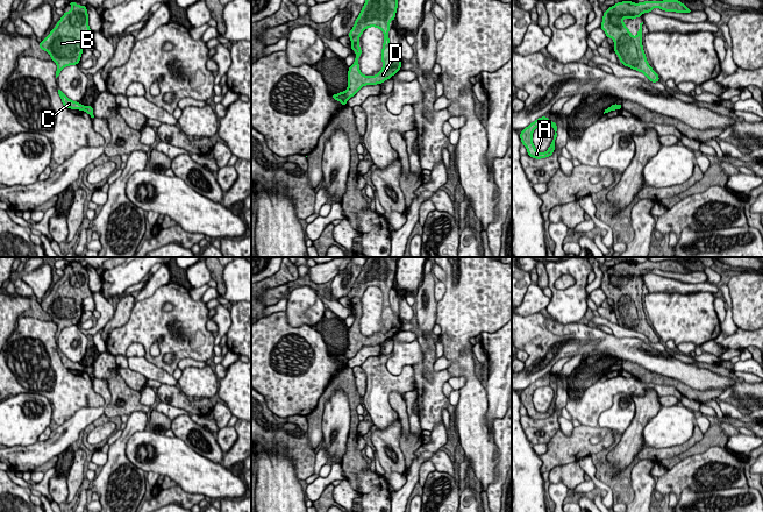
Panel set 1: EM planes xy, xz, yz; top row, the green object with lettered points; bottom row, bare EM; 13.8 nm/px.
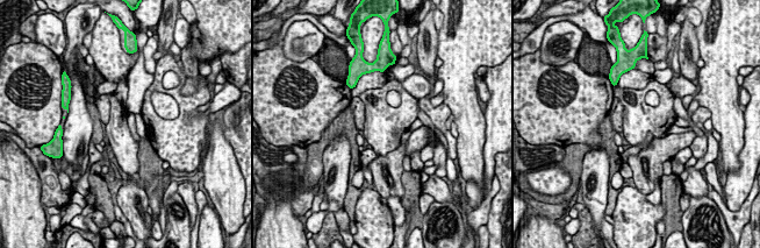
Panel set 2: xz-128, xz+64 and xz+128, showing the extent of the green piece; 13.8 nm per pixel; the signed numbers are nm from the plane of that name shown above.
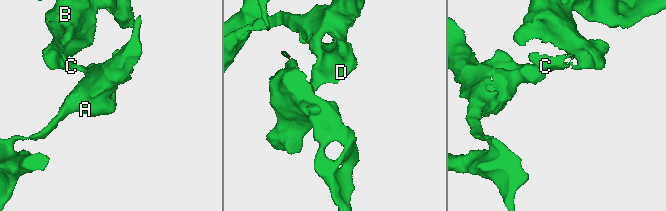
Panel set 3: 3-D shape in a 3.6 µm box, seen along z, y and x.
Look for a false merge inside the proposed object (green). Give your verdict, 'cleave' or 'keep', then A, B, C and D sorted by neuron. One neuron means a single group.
cleave | A D / B C

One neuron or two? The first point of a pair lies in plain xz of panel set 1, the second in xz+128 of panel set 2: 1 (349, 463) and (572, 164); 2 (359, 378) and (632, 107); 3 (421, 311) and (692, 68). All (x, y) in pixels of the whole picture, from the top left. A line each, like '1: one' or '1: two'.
1: one
2: two
3: one

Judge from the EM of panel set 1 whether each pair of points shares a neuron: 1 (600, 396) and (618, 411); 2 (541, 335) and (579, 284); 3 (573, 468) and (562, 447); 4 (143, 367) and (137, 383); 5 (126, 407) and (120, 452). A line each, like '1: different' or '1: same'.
1: different
2: different
3: different
4: different
5: different

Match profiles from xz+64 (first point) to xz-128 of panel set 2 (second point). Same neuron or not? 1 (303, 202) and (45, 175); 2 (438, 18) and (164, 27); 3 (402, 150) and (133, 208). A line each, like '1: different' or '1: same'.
1: same
2: different
3: same

